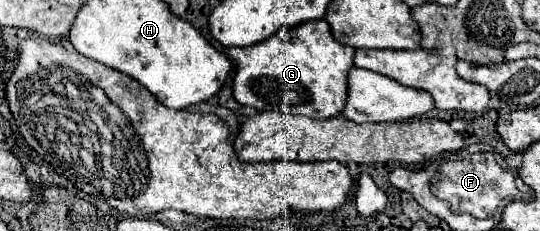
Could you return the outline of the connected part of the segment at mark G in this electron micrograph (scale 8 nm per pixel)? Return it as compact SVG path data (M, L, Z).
M325 19L307 21L297 27L281 27L279 33L249 47L229 47L227 55L235 63L233 97L241 105L249 105L257 111L279 111L293 115L307 115L311 119L331 119L345 107L347 95L347 73L353 67L355 49L341 45L333 39L329 23Z

